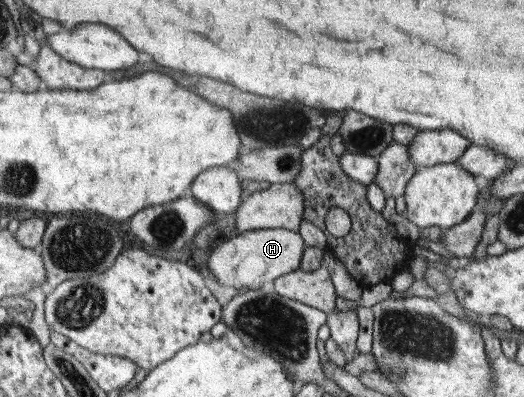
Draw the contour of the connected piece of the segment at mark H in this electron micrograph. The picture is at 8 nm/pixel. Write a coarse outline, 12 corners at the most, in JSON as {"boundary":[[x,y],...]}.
{"boundary":[[239,232],[208,254],[224,287],[268,288],[299,269],[299,232]]}

